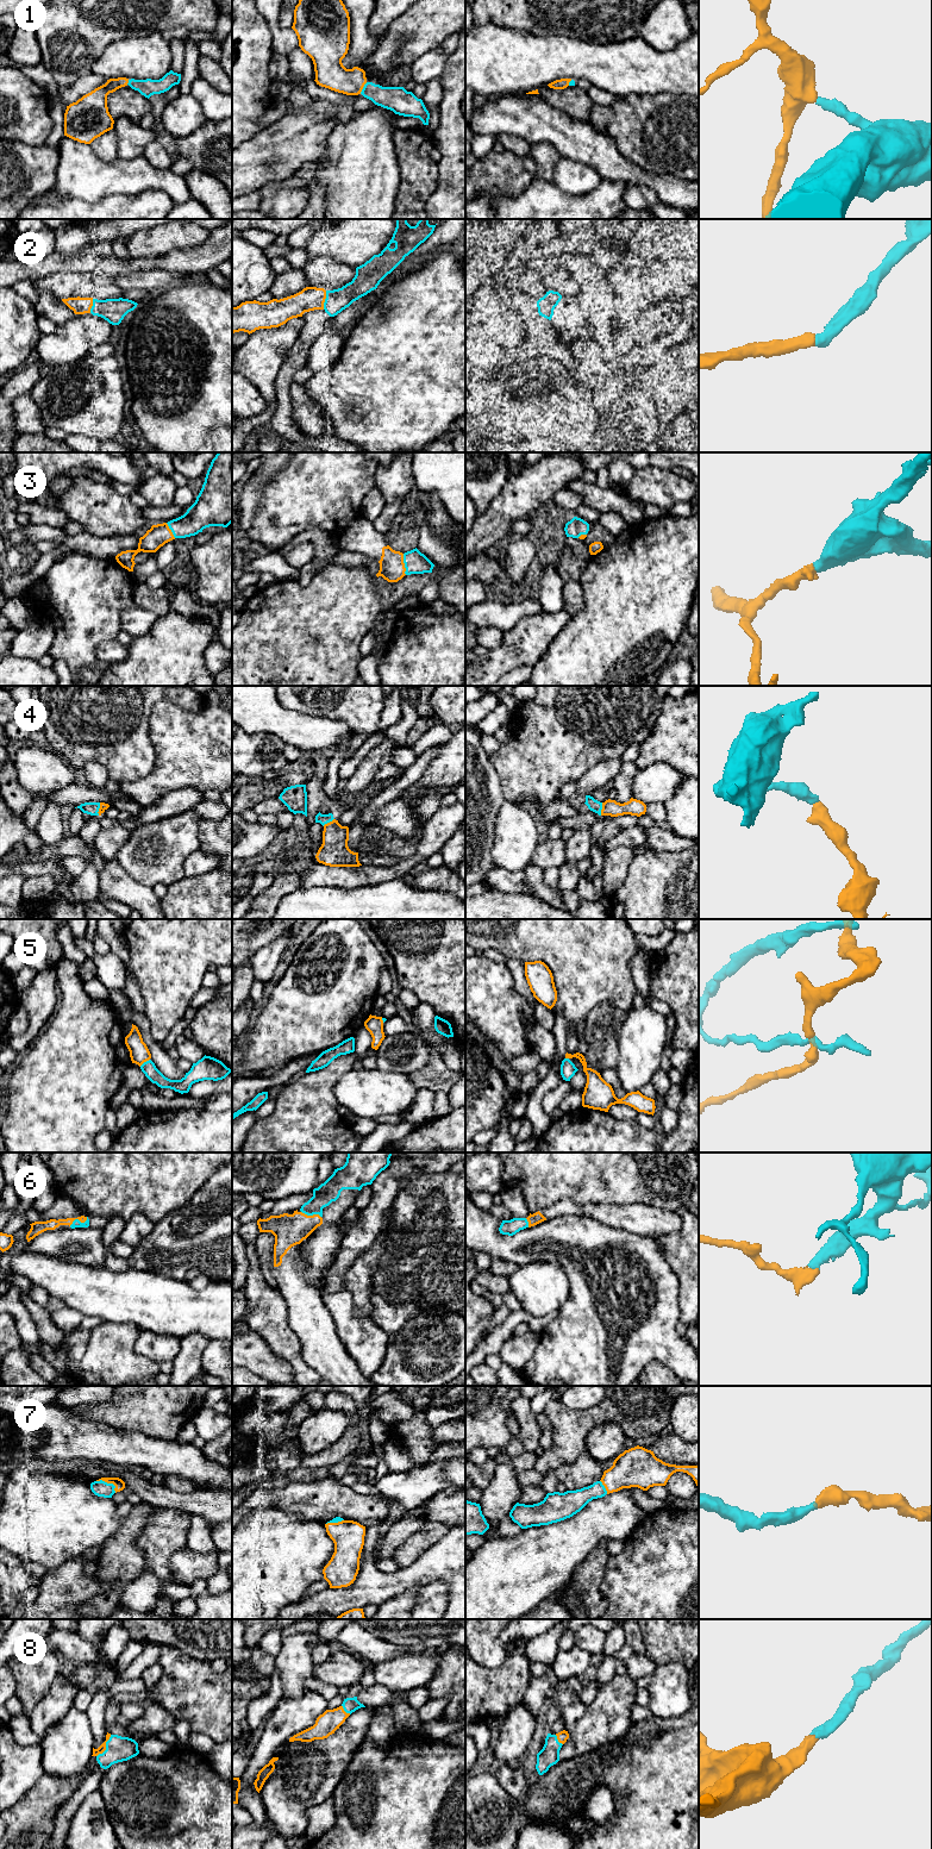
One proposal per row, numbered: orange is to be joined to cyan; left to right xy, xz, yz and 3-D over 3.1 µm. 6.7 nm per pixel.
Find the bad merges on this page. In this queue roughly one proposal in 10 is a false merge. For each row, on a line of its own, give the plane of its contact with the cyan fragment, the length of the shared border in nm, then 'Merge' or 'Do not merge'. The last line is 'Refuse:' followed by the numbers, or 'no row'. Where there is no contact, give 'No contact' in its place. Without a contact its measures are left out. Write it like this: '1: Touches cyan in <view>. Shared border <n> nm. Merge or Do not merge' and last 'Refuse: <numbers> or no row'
1: Touches cyan in xz. Shared border 90 nm. Merge
2: Touches cyan in xz. Shared border 130 nm. Merge
3: Touches cyan in xz. Shared border 150 nm. Merge
4: Touches cyan in xy. Shared border 90 nm. Merge
5: Touches cyan in xy. Shared border 90 nm. Do not merge
6: Touches cyan in xy. Shared border 140 nm. Merge
7: Touches cyan in xy. Shared border 160 nm. Merge
8: Touches cyan in xy. Shared border 180 nm. Merge
Refuse: 5

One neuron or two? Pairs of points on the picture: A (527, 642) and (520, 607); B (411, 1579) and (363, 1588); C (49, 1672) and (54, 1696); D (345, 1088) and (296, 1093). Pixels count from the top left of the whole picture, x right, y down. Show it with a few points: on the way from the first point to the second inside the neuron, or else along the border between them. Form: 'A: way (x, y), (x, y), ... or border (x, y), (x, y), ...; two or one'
A: border (543, 611), (524, 616), (511, 629), (502, 632); two
B: way (399, 1581), (375, 1587); one
C: border (58, 1673), (35, 1707); two
D: border (337, 1079), (333, 1086), (333, 1097), (339, 1104); two

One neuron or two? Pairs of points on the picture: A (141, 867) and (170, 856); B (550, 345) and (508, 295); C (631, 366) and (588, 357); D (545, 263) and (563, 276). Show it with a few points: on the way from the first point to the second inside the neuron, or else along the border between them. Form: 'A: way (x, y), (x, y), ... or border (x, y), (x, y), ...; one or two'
A: way (148, 860), (156, 860), (163, 856); one
B: way (540, 332), (531, 317), (521, 307); one
C: way (620, 369), (601, 370), (599, 368); one
D: border (560, 267), (544, 276); two

